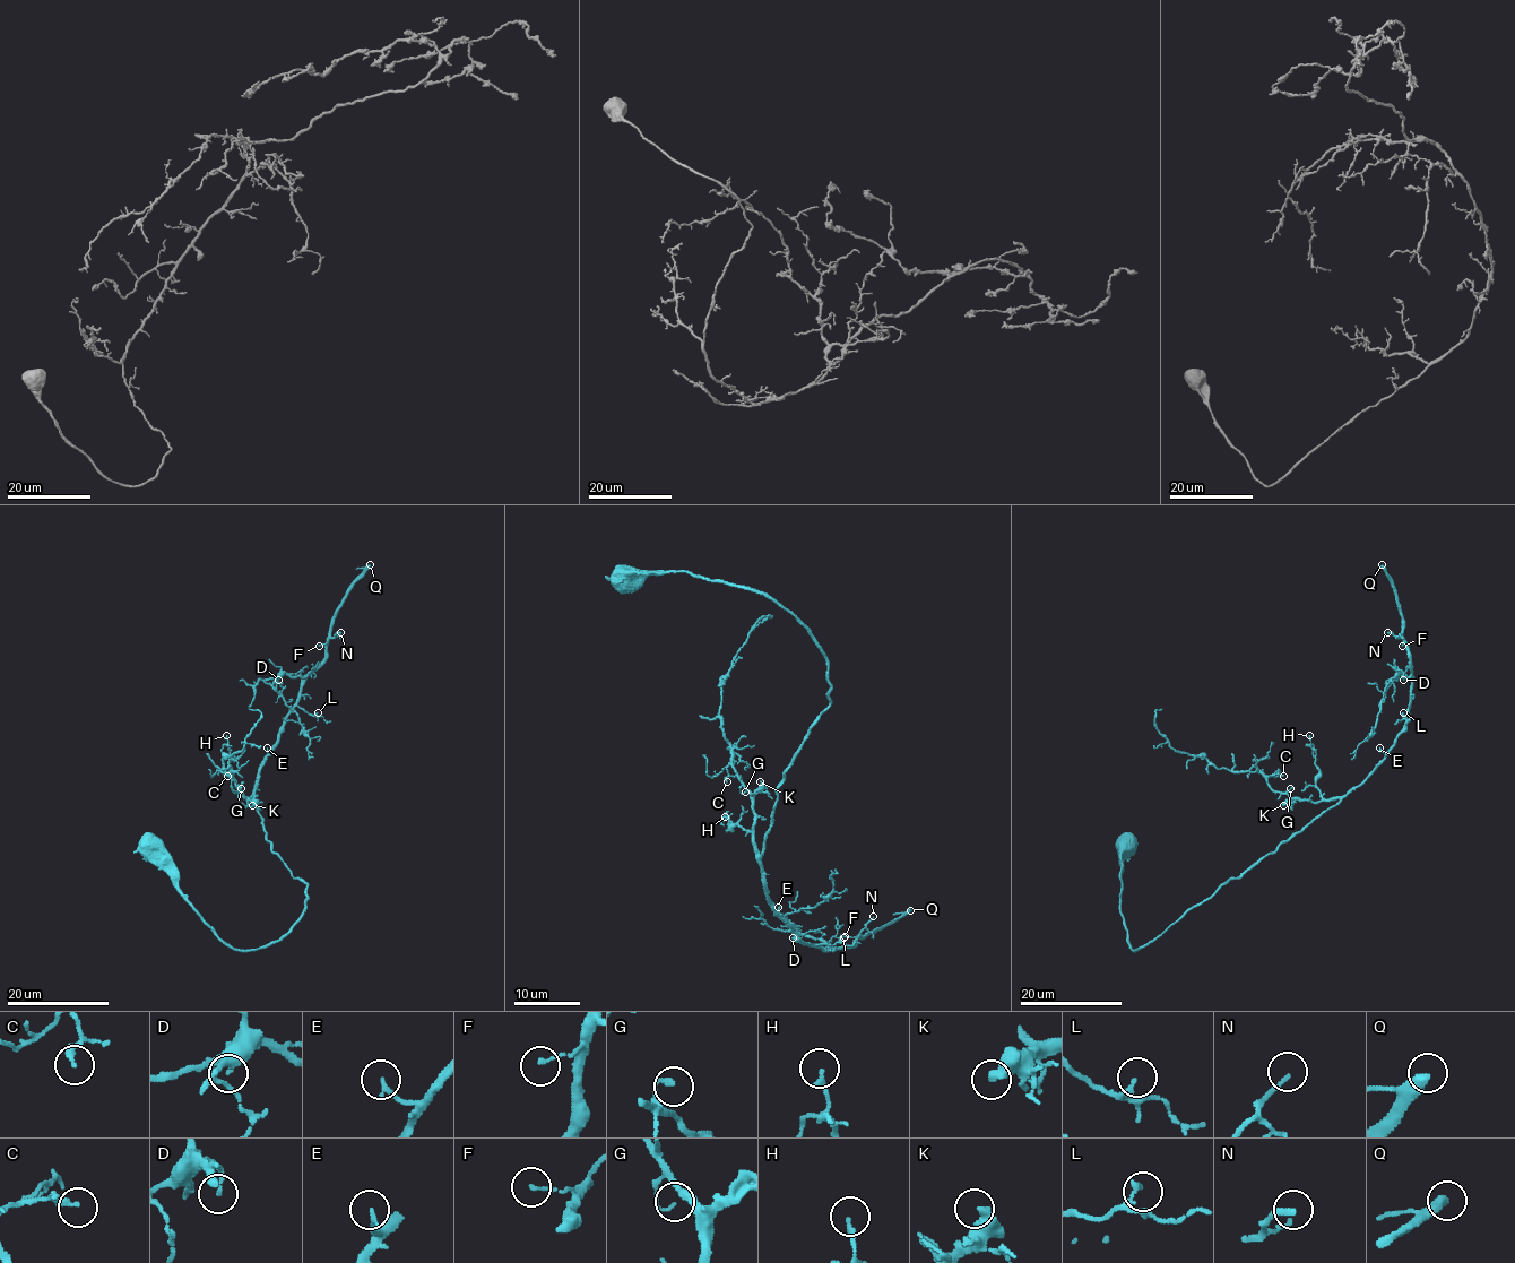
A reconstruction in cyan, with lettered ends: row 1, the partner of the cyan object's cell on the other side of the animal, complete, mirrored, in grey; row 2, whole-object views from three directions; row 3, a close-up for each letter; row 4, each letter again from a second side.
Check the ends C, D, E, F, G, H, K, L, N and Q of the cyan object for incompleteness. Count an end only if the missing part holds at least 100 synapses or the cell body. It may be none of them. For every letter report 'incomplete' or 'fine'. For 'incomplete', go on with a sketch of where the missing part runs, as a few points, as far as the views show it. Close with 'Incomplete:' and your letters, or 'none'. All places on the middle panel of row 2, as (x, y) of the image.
C: fine
D: fine
E: fine
F: fine
G: fine
H: fine
K: fine
L: fine
N: fine
Q: incomplete
Incomplete: Q

